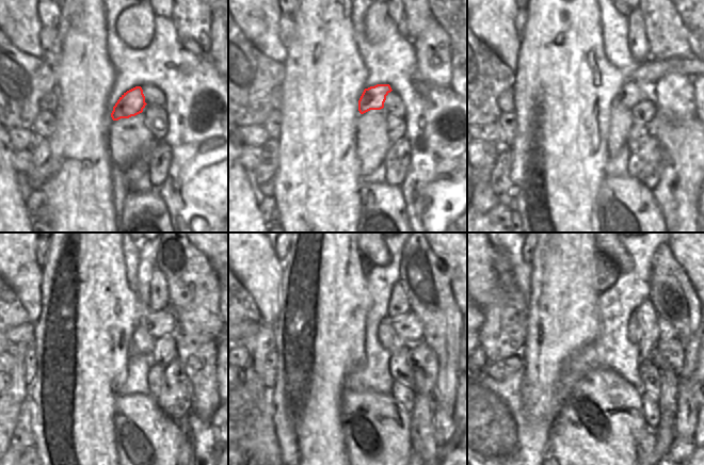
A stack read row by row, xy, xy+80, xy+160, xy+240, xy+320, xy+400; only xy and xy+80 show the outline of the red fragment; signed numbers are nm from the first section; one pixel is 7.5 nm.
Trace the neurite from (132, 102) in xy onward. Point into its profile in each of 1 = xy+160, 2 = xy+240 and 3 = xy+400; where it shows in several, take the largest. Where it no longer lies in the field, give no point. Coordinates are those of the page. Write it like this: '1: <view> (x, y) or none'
1: xy+160 (629, 94)
2: xy+240 (160, 323)
3: xy+400 (667, 332)

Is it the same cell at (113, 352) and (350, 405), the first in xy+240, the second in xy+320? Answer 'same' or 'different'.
different

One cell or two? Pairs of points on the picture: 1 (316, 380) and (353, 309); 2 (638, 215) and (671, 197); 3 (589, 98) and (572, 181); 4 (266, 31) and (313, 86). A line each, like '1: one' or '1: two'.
1: one
2: two
3: one
4: two

